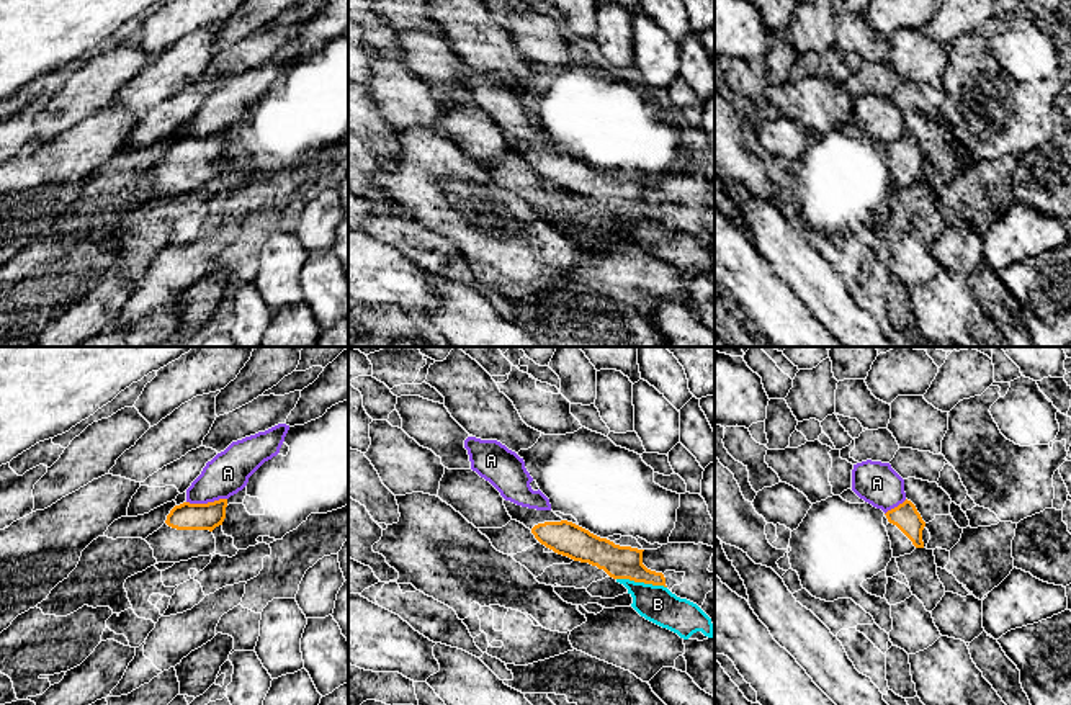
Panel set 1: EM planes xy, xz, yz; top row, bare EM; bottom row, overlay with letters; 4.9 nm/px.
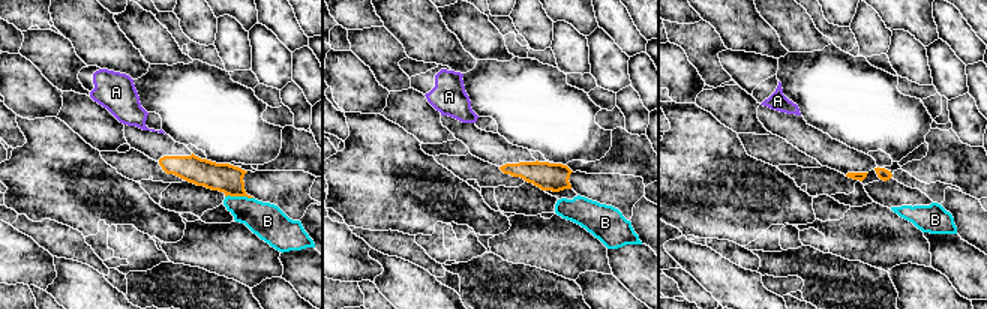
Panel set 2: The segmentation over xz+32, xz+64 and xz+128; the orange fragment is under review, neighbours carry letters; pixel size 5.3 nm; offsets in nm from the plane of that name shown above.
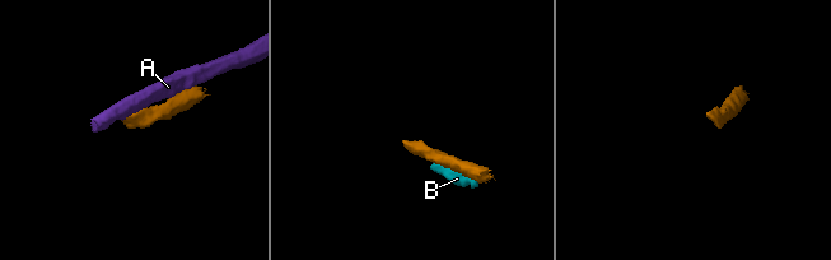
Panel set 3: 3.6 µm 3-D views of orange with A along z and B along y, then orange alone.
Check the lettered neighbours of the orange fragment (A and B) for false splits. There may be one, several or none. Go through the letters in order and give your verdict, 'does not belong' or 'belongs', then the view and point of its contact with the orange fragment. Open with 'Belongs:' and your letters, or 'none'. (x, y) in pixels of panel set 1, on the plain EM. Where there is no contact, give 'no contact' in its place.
Belongs: none
A: does not belong; contact xy (208, 136)
B: does not belong; contact xz (641, 215)

